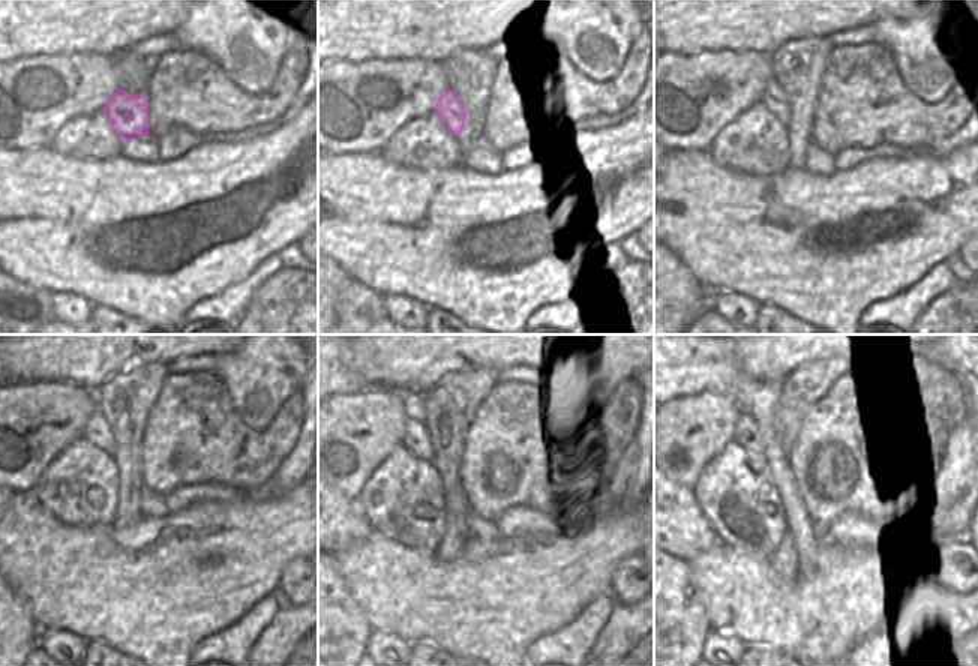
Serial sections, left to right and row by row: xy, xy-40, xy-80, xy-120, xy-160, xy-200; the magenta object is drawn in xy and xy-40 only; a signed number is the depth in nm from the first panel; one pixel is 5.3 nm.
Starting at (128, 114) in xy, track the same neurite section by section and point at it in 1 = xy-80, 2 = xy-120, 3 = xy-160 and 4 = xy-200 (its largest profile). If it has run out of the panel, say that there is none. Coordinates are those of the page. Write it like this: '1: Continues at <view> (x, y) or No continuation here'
1: Continues at xy-80 (773, 98)
2: Continues at xy-120 (98, 432)
3: Continues at xy-160 (416, 441)
4: Continues at xy-200 (746, 434).

